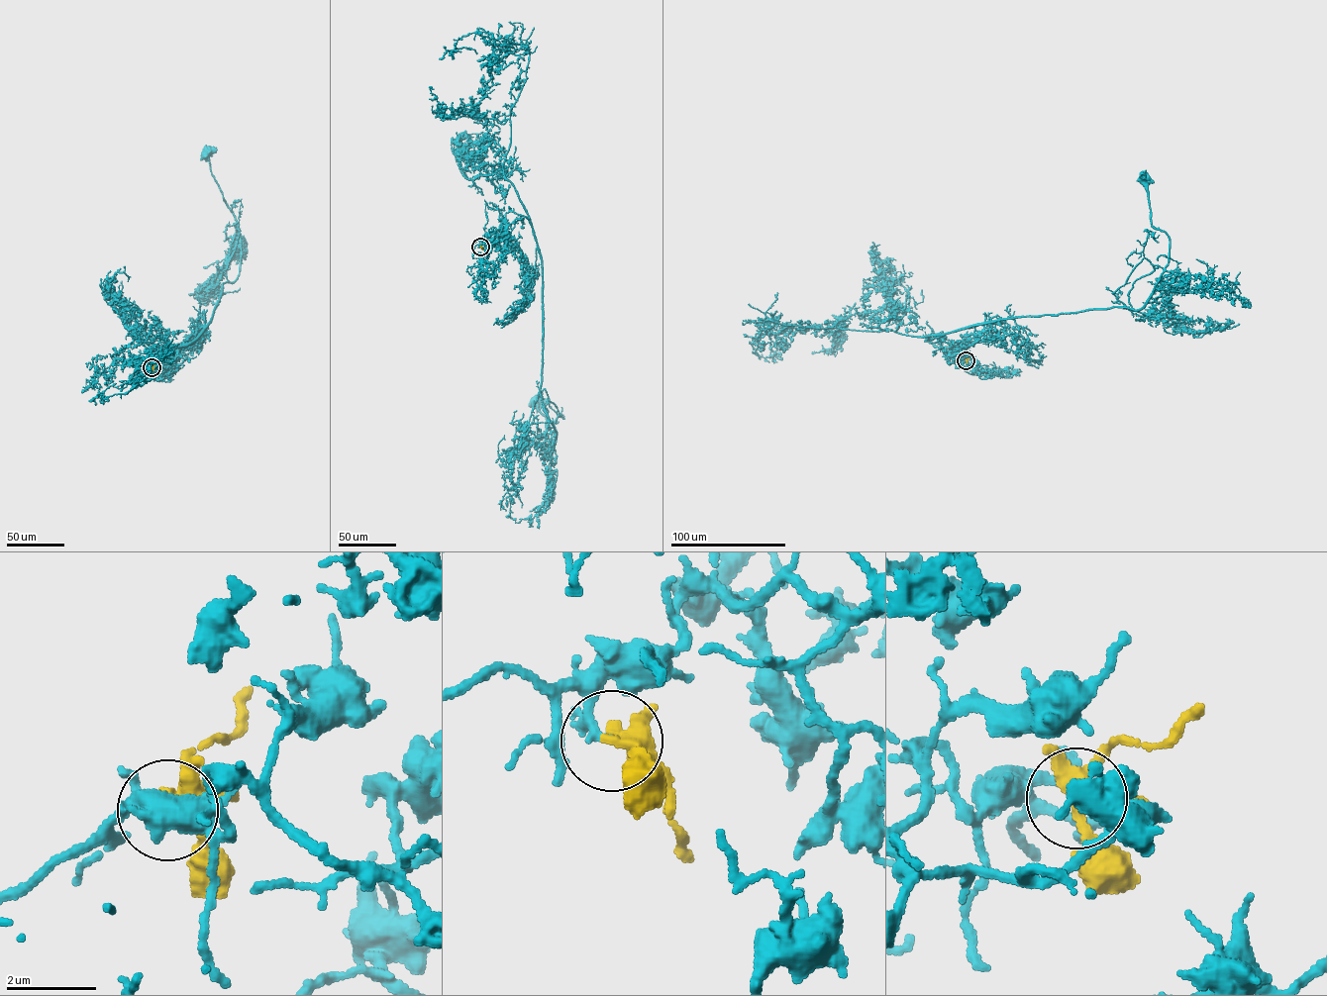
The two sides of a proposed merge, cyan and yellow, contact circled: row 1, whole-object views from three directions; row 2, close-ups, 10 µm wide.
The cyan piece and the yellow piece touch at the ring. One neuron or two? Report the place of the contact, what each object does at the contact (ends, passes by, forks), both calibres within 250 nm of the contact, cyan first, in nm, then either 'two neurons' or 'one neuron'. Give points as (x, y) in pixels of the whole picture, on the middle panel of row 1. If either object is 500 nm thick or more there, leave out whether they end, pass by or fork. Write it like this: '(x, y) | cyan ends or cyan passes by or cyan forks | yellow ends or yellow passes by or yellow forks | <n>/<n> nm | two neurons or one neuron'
(480, 247) | cyan passes by | yellow forks | 160/320 nm | one neuron

